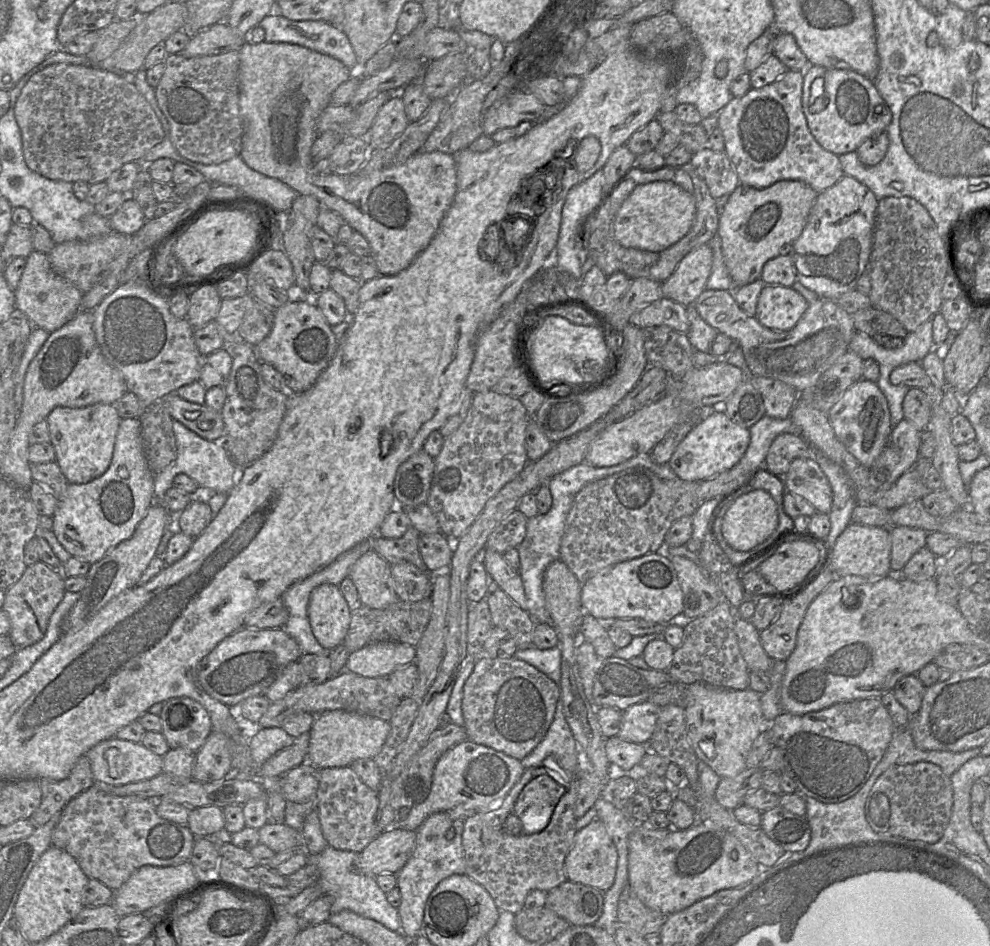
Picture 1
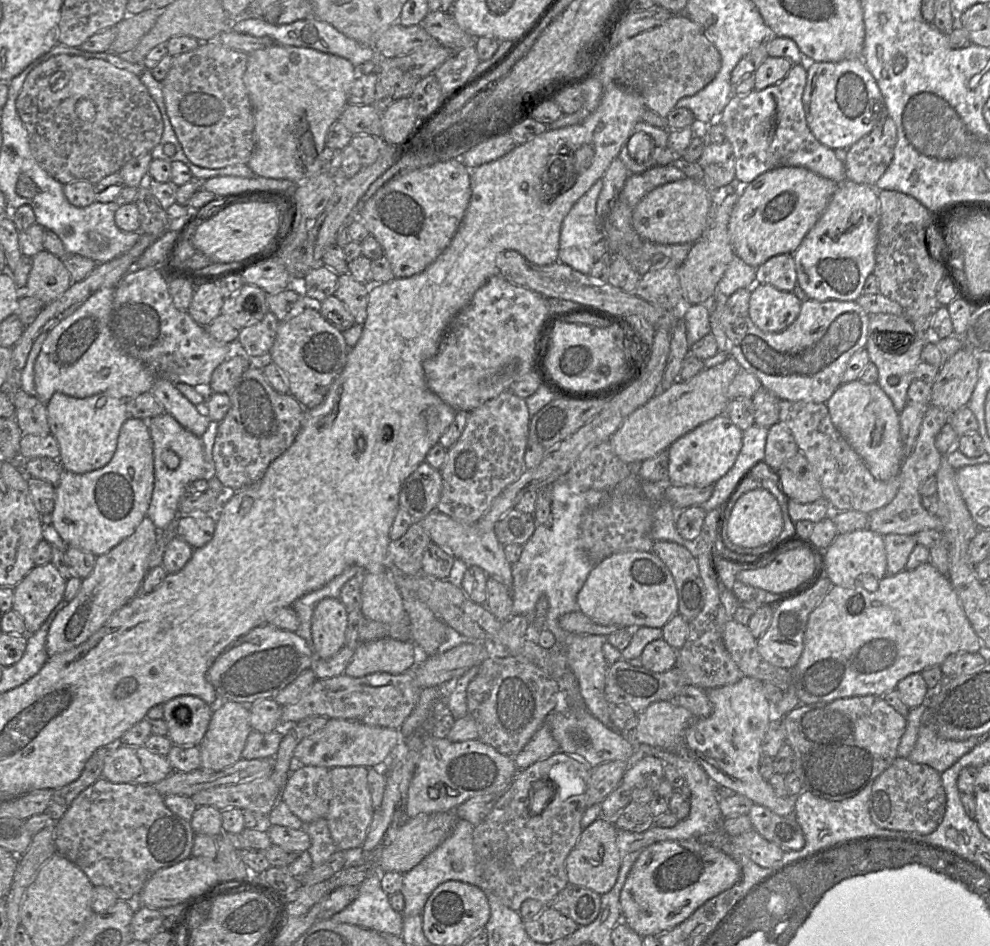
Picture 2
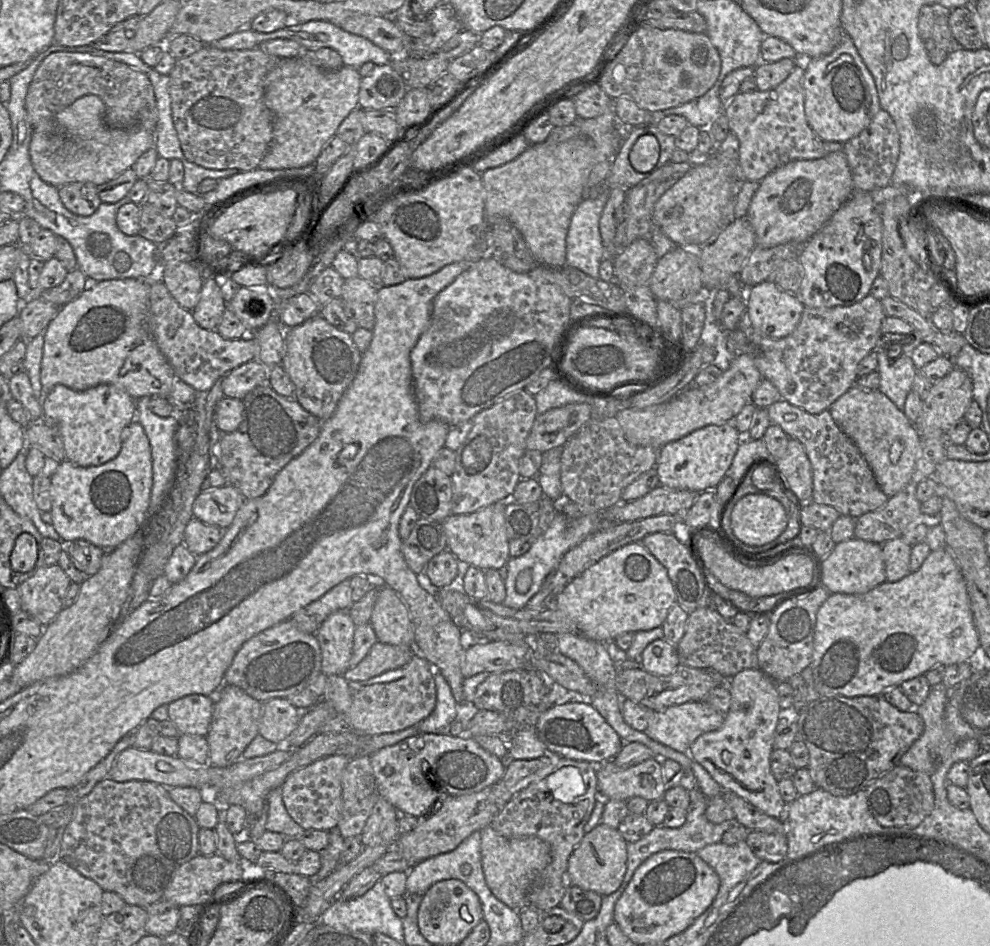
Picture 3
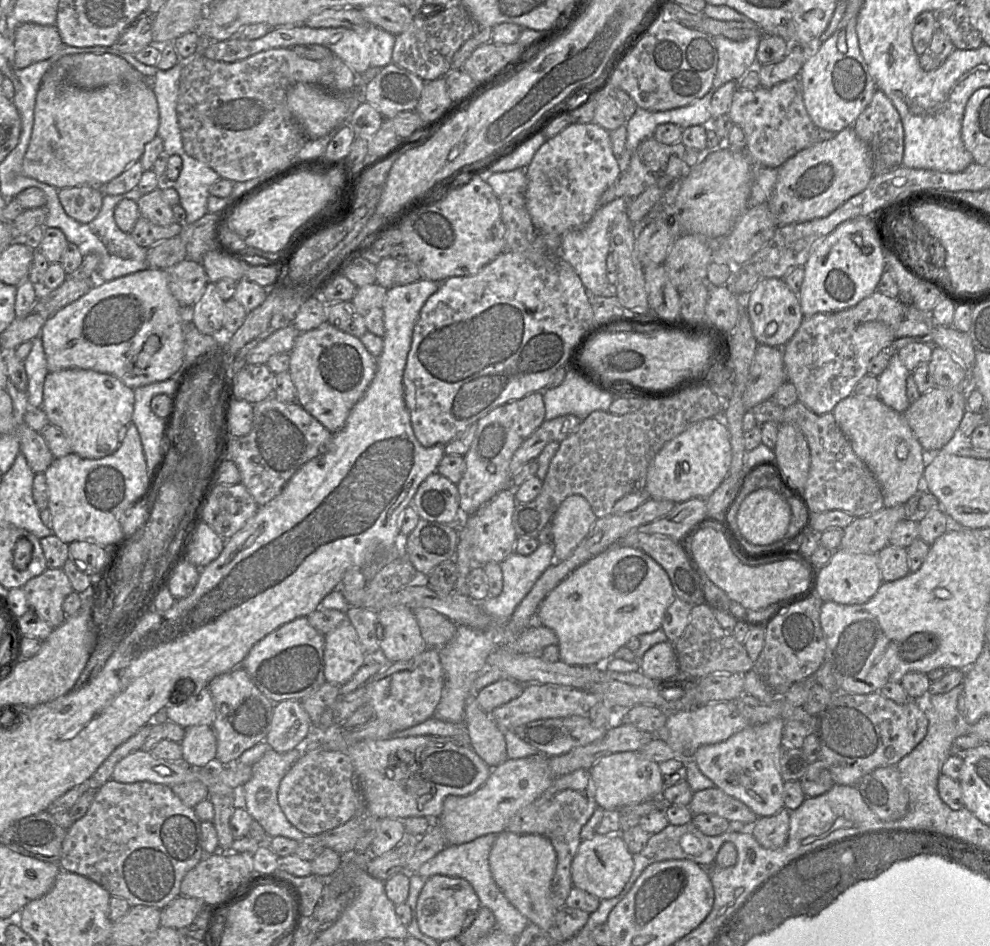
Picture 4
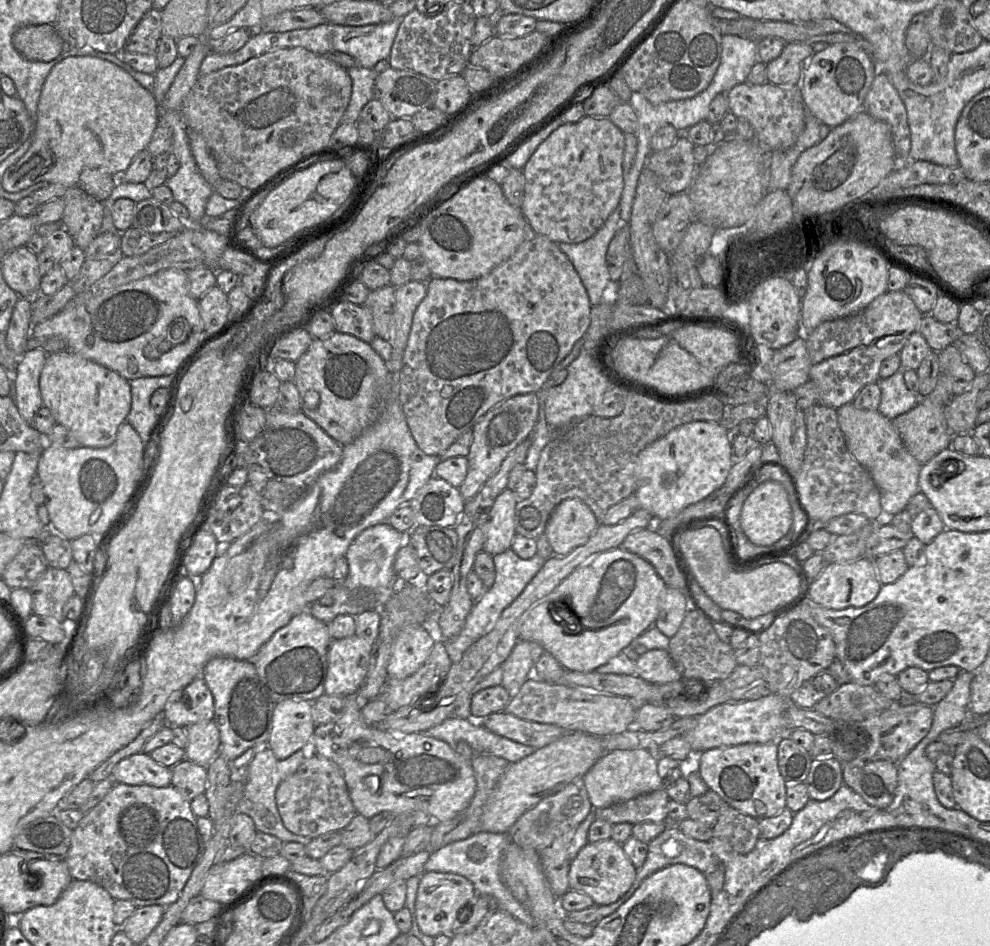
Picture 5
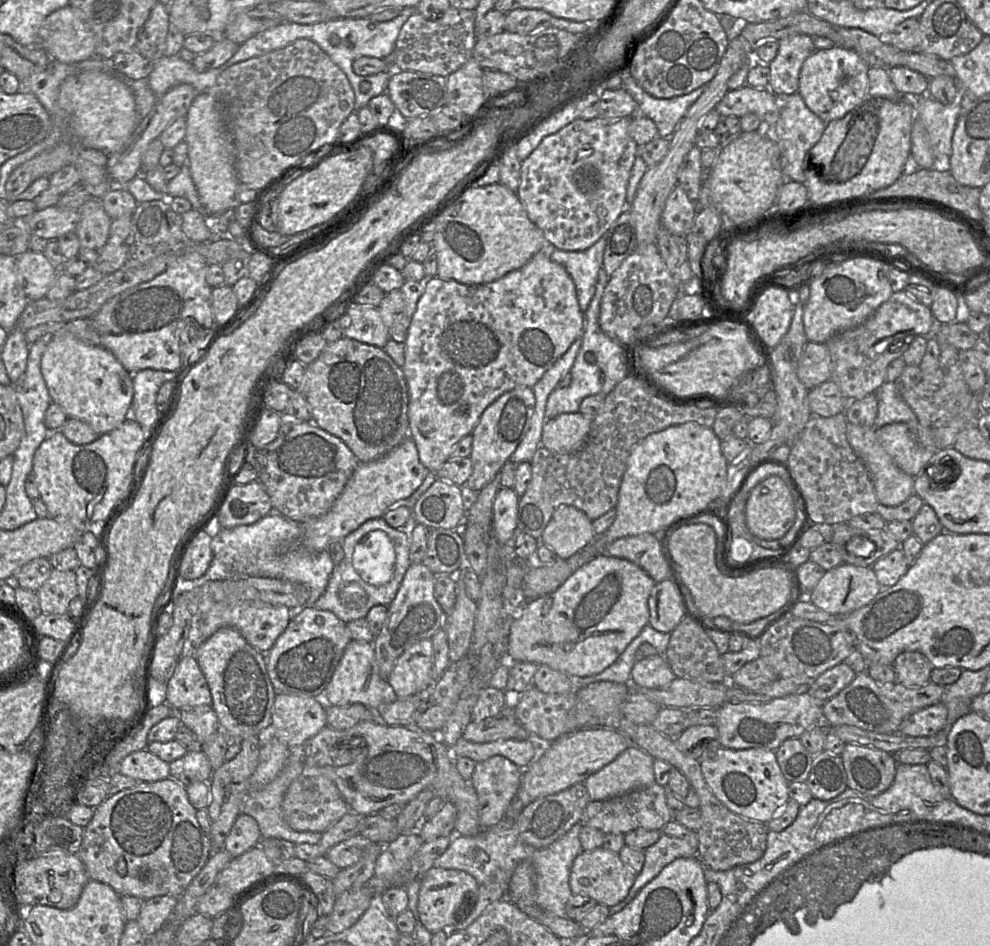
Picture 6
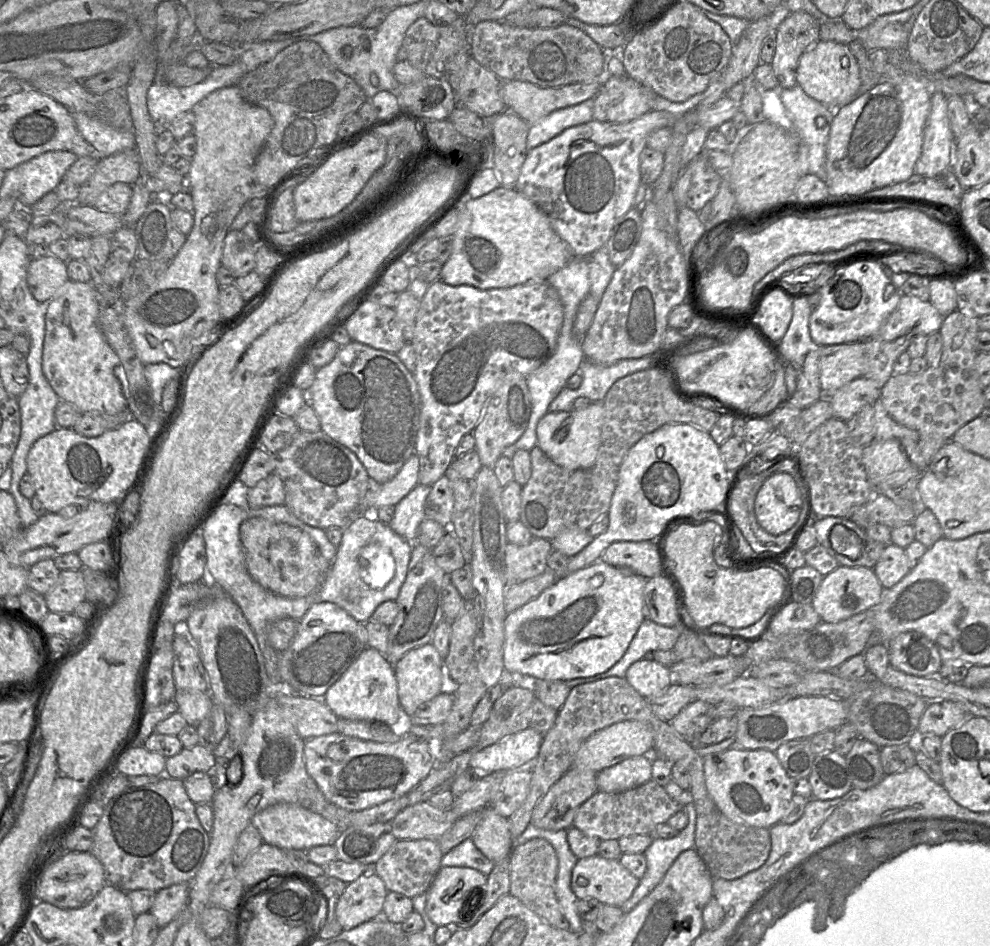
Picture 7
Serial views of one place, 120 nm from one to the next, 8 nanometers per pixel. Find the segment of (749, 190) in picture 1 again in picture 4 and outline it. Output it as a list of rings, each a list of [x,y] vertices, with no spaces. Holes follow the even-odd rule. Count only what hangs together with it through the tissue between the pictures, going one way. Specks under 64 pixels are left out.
[[[853,125],[837,132],[833,138],[817,141],[799,151],[778,168],[777,180],[767,205],[777,227],[807,222],[831,214],[851,197],[862,192],[874,176],[872,154],[856,134]]]

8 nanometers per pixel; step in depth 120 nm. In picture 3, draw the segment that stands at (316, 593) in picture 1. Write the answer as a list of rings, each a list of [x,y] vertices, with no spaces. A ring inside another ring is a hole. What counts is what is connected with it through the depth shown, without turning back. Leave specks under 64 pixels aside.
[[[337,611],[318,627],[316,637],[321,649],[321,672],[343,675],[350,668],[356,626],[347,611]]]

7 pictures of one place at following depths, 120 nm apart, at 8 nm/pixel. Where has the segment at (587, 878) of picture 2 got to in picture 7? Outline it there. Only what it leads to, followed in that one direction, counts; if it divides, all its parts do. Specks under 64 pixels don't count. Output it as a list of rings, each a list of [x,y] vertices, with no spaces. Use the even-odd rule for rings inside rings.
[[[599,855],[579,859],[572,870],[571,889],[580,900],[594,898],[602,905],[621,907],[633,894],[639,879],[616,859]]]

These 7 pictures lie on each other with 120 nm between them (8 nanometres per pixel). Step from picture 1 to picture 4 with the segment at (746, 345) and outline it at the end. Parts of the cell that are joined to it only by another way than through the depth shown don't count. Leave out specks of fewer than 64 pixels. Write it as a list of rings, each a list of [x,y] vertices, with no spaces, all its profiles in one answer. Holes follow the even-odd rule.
[[[877,290],[872,293],[870,296],[866,297],[862,301],[860,301],[855,306],[829,313],[817,313],[808,317],[804,317],[802,323],[799,328],[792,336],[792,338],[782,347],[783,351],[783,361],[786,372],[787,381],[791,382],[797,391],[798,401],[807,406],[810,410],[812,410],[816,414],[824,414],[827,412],[832,412],[836,404],[842,399],[850,396],[854,392],[854,388],[857,383],[868,374],[868,364],[870,360],[876,356],[880,351],[885,348],[889,348],[893,343],[896,337],[896,331],[900,325],[900,323],[905,319],[904,317],[904,307],[905,303],[900,299],[891,298],[885,296],[884,294],[878,292]]]

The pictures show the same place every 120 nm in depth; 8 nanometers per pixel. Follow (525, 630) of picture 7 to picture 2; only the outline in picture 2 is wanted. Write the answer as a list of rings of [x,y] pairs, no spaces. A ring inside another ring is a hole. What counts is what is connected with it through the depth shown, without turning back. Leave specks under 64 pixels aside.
[[[628,551],[613,554],[595,565],[577,595],[579,611],[602,624],[617,624],[624,629],[662,628],[678,613],[678,595],[670,570],[651,552]]]

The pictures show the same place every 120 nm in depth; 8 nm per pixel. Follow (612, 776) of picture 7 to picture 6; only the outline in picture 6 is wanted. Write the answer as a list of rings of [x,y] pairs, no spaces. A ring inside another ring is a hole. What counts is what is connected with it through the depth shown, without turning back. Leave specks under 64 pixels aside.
[[[630,745],[614,761],[593,773],[584,781],[590,800],[605,800],[652,785],[655,782],[653,762],[654,758],[645,751],[635,745]]]

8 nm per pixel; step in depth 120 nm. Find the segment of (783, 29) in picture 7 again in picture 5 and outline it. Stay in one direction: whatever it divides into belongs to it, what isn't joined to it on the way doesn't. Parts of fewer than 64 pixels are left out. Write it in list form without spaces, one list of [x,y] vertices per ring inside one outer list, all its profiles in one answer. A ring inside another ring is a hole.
[[[785,43],[781,55],[766,65],[767,81],[777,86],[796,86],[802,77],[803,62],[815,53],[811,45]]]

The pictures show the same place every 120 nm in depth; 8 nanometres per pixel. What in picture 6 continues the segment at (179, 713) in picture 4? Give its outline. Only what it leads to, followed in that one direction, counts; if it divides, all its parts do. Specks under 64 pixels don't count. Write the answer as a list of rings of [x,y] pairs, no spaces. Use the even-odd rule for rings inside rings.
[[[182,656],[167,683],[166,703],[174,711],[197,706],[211,706],[208,683],[196,659]]]

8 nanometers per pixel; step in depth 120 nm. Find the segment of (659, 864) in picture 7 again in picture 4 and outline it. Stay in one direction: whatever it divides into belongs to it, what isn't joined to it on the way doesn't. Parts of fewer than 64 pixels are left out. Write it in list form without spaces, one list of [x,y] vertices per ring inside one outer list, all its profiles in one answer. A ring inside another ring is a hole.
[[[692,822],[684,825],[669,824],[659,833],[651,835],[642,851],[640,851],[638,854],[633,855],[634,868],[628,882],[626,883],[625,887],[622,890],[622,893],[620,894],[621,897],[623,896],[624,898],[628,894],[641,873],[650,864],[672,859],[687,859],[705,868],[713,866],[714,860],[716,858],[716,855],[718,854],[720,847],[725,842],[730,842],[730,839],[731,835],[729,834],[707,836],[700,832]]]

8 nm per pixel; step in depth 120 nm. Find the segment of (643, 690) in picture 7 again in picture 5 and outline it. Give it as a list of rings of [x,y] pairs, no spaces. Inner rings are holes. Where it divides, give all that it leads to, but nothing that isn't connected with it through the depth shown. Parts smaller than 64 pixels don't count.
[[[652,649],[635,662],[636,675],[652,684],[666,684],[681,680],[667,650]]]

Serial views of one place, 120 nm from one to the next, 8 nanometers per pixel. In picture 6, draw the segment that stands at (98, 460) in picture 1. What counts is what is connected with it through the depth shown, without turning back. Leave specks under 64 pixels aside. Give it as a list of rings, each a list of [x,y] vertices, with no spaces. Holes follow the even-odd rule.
[[[60,328],[46,345],[41,373],[52,403],[58,404],[69,418],[90,425],[99,435],[114,430],[126,420],[134,395],[132,374],[104,347],[85,344]]]

